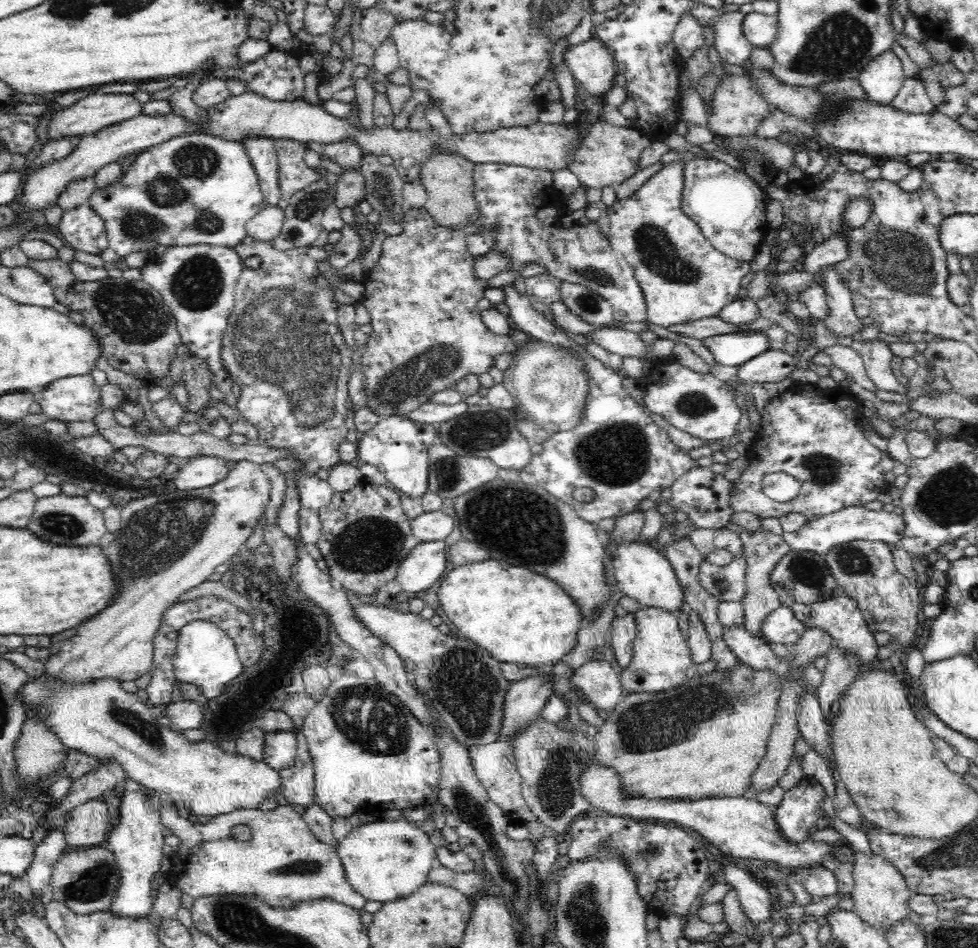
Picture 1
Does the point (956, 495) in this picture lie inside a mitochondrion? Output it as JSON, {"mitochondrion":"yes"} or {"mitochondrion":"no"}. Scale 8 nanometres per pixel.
{"mitochondrion":"yes"}

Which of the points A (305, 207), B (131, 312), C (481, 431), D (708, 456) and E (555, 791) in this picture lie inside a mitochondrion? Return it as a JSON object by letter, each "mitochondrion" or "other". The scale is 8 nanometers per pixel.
{"A":"mitochondrion","B":"mitochondrion","C":"mitochondrion","D":"other","E":"mitochondrion"}

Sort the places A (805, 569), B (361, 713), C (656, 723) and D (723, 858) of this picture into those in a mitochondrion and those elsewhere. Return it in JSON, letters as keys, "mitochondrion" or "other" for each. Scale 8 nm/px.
{"A":"mitochondrion","B":"mitochondrion","C":"mitochondrion","D":"other"}

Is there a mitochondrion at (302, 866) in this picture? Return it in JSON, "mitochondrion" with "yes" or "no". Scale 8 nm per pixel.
{"mitochondrion":"yes"}

